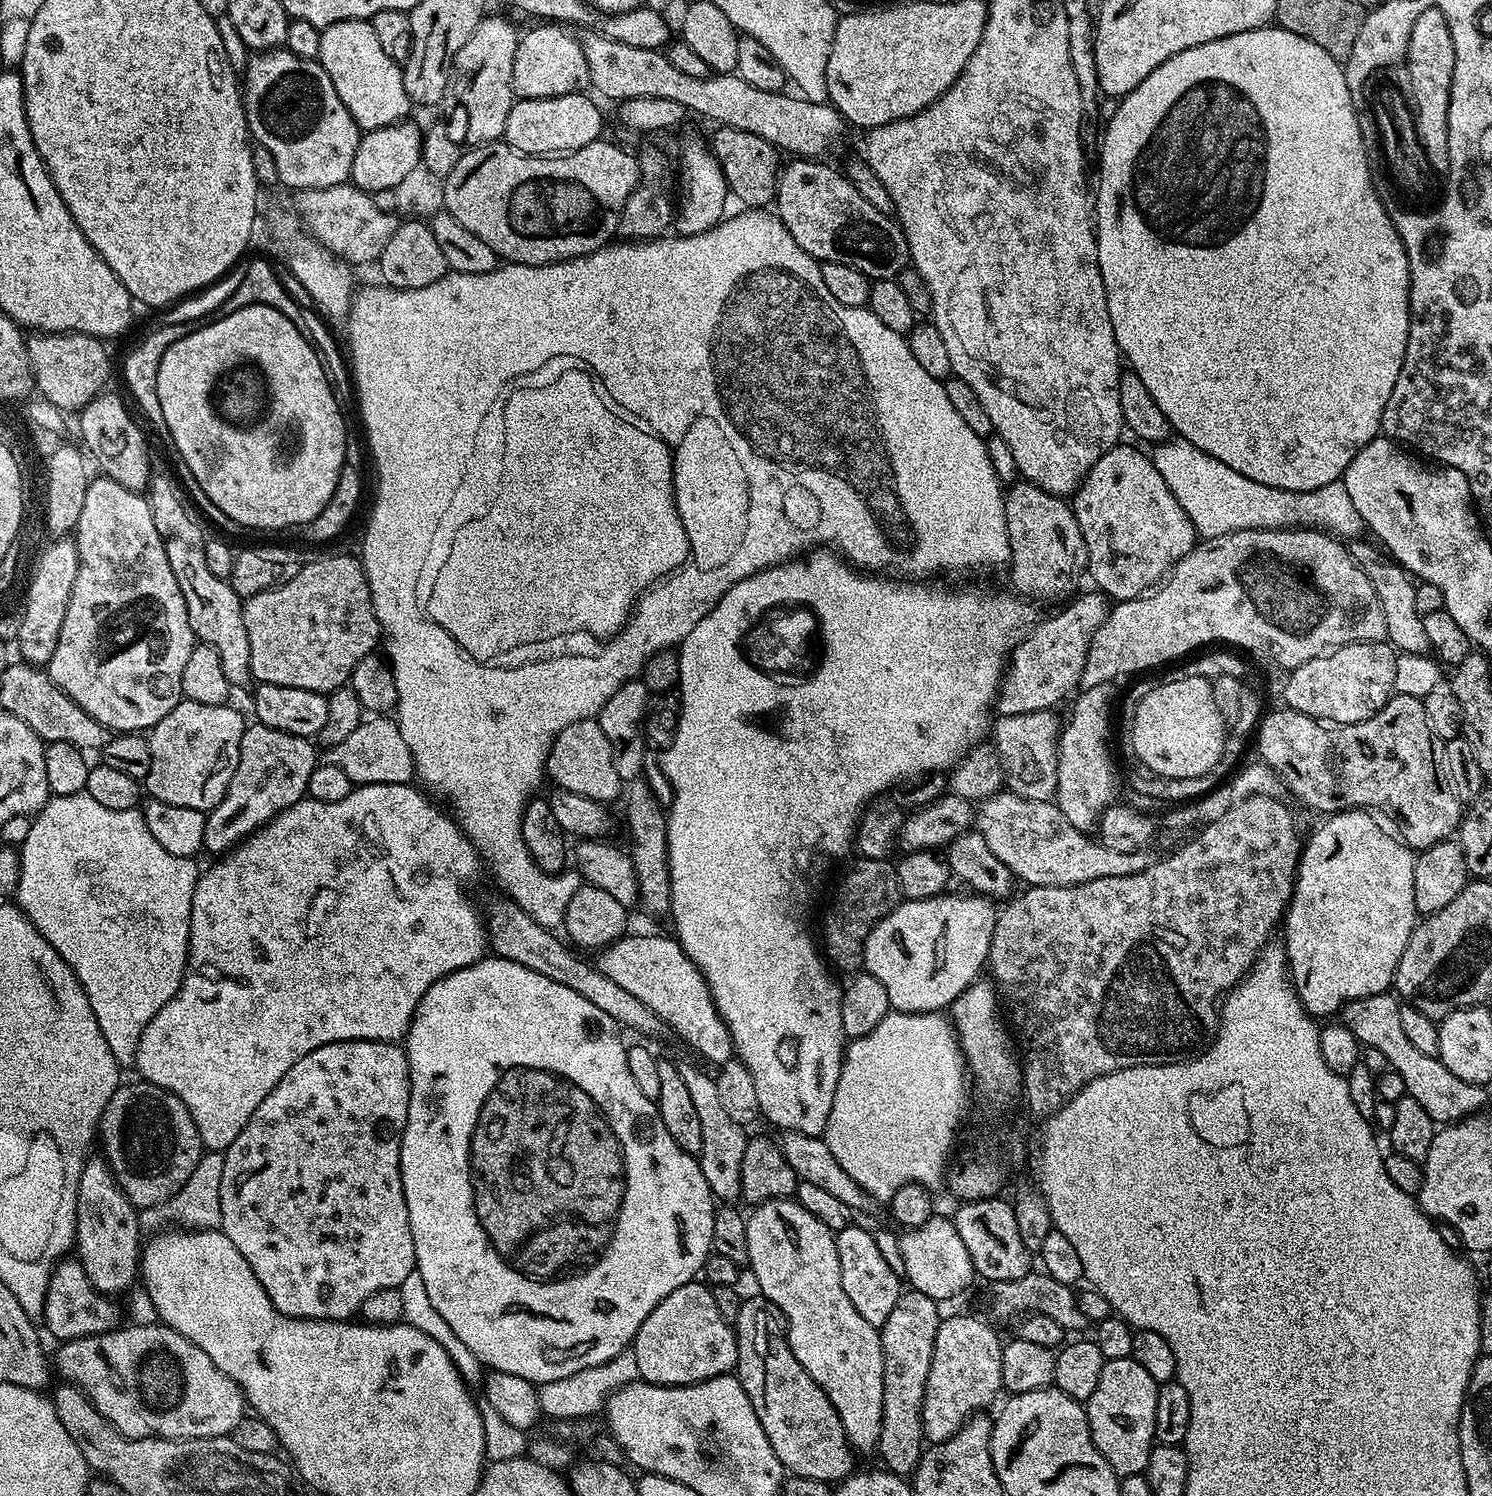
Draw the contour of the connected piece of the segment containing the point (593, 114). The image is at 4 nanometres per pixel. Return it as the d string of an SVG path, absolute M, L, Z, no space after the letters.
M579 91L571 92L565 96L559 96L558 98L534 98L533 100L522 100L517 99L513 103L510 114L506 118L506 130L502 137L503 143L508 144L515 152L522 152L525 156L547 156L549 154L563 154L566 152L577 152L582 146L586 146L590 142L601 139L602 132L600 132L600 127L603 126L604 120L600 117L600 108L591 100L590 97L584 96L588 94L581 94Z

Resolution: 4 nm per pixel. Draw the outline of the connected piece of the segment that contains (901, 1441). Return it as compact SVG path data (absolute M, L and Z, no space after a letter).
M915 1290L901 1291L898 1302L894 1302L894 1310L890 1310L890 1318L886 1318L884 1327L879 1329L884 1359L884 1417L880 1427L878 1453L884 1459L883 1467L895 1476L911 1477L926 1451L922 1412L936 1349L936 1335L942 1319L940 1308L941 1305L926 1294Z

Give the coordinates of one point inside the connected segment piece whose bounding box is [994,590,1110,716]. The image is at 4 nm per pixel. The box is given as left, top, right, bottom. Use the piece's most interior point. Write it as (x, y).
(1046, 666)

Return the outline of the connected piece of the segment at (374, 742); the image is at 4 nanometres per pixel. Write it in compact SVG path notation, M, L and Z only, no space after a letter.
M374 714L361 720L356 729L351 731L342 742L332 747L325 747L322 752L322 760L325 764L338 766L338 770L344 771L346 778L354 786L362 784L412 784L416 776L414 758L410 754L410 746L406 746L402 734L393 717L386 714Z

